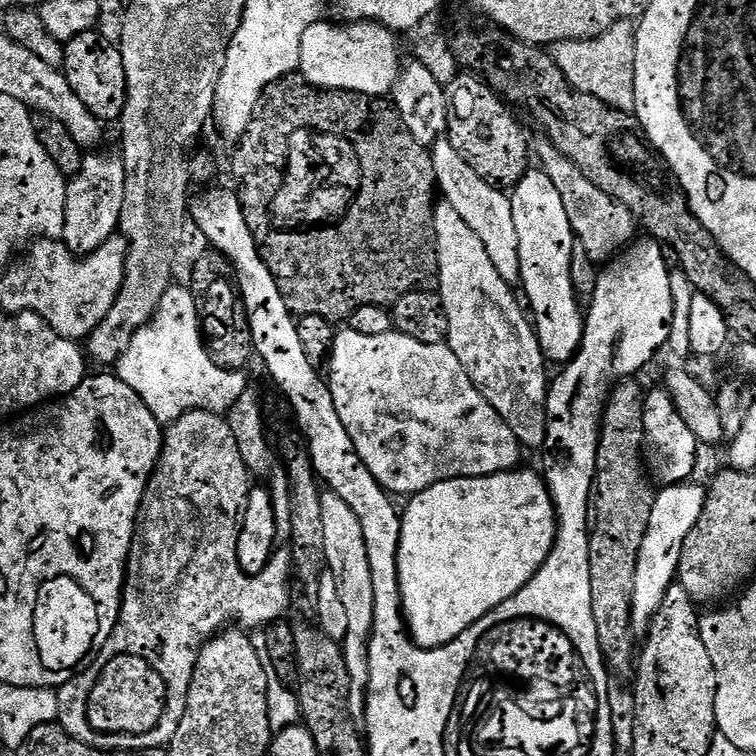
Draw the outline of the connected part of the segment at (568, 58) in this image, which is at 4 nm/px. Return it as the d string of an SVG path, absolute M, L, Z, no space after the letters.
M631 21L616 23L593 41L572 40L553 44L550 53L562 74L576 89L593 95L612 108L633 113L636 50L635 25Z

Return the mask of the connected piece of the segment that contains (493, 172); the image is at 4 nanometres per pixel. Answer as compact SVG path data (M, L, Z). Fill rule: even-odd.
M462 75L464 76L456 76L446 84L446 138L486 183L501 190L511 190L530 170L530 144L528 148L528 140L524 137L519 122L512 117L513 109L493 92L479 75Z

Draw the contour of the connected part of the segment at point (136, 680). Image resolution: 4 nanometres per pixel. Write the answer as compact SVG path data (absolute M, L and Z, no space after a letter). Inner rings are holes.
M120 655L101 672L88 698L87 720L91 731L113 736L140 736L158 724L165 708L165 682L145 659Z

